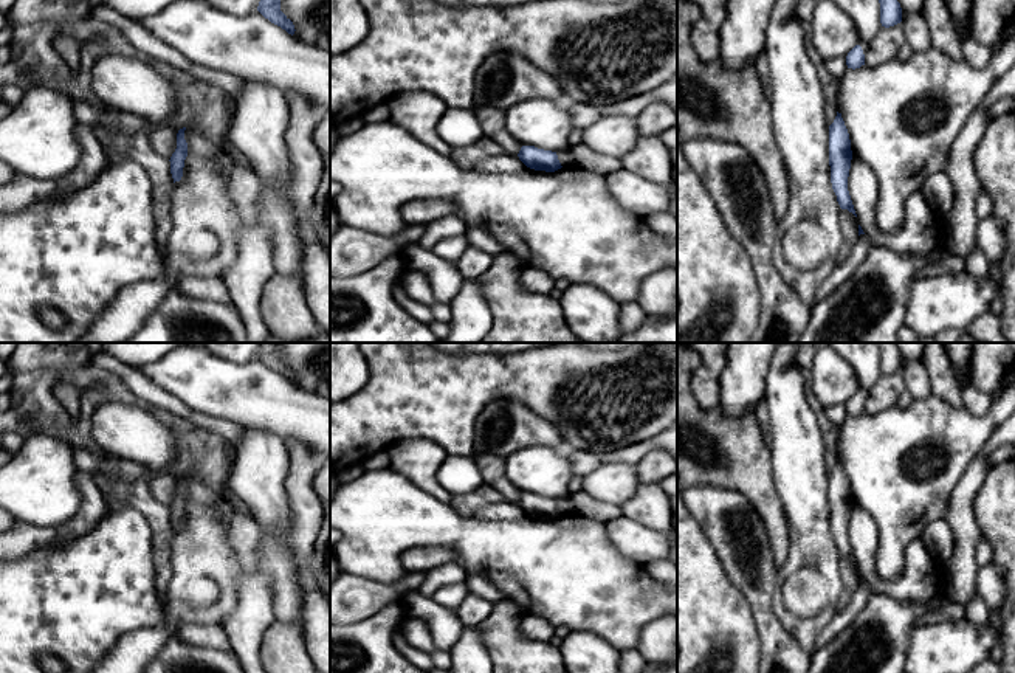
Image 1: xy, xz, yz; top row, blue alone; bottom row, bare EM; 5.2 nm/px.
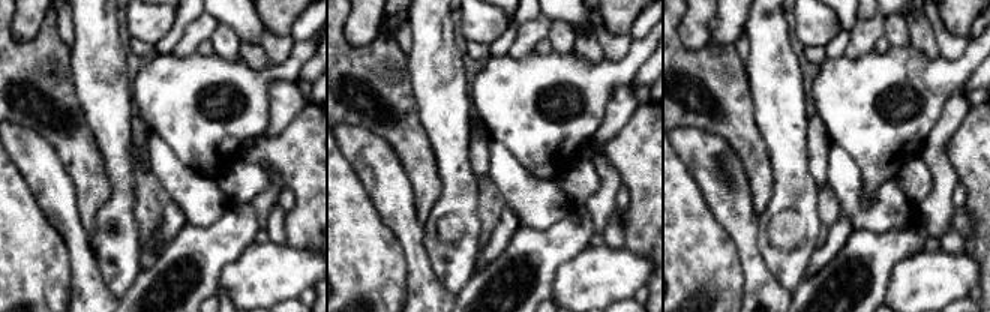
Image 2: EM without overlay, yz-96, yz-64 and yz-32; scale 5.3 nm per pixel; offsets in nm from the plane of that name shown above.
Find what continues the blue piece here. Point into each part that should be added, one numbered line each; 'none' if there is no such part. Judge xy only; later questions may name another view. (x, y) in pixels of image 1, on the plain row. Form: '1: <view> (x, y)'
none

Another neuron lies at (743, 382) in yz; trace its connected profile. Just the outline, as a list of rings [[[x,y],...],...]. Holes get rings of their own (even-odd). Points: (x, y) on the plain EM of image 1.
[[[728,343],[727,366],[719,385],[717,406],[724,414],[741,417],[766,400],[766,378],[778,343]]]

